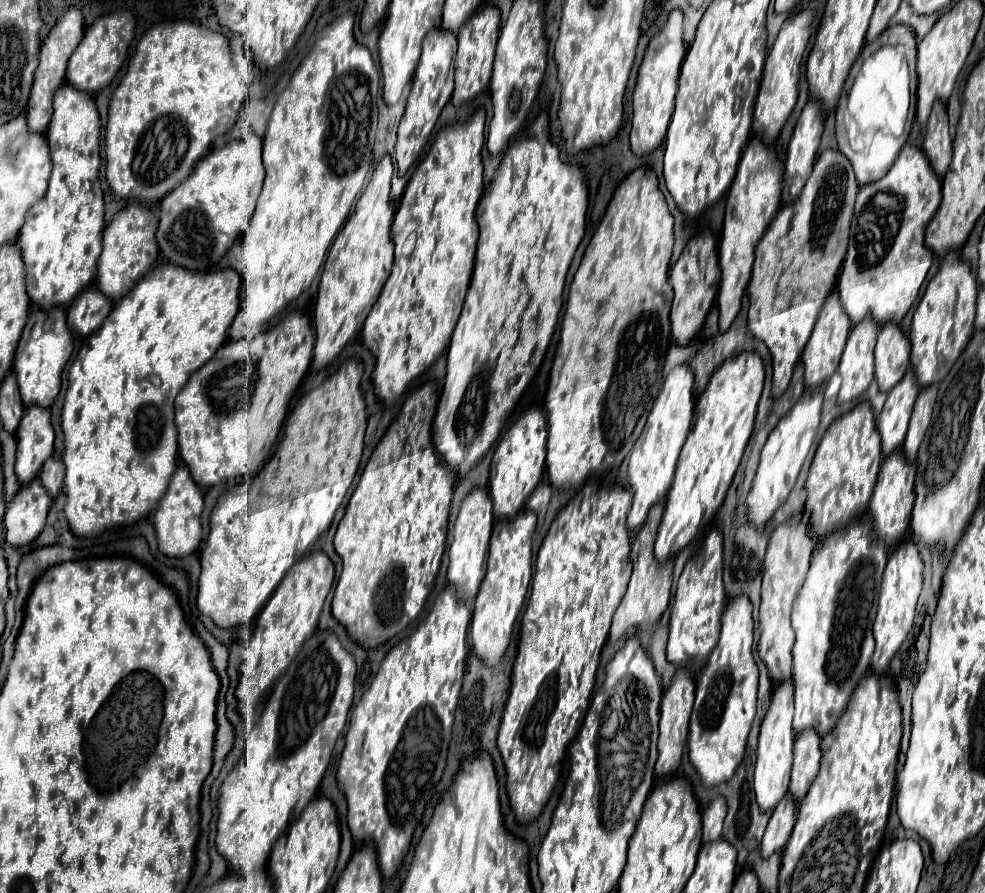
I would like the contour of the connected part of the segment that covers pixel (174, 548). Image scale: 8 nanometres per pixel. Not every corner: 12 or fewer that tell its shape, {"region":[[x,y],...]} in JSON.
{"region":[[178,464],[154,512],[162,554],[198,548],[202,500]]}

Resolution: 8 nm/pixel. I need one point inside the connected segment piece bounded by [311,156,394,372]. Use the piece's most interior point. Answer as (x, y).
(358, 264)

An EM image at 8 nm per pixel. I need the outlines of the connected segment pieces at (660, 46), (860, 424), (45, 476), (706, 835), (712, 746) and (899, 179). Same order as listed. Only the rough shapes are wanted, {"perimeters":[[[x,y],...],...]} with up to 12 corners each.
{"perimeters":[[[682,10],[650,40],[632,94],[632,152],[666,138],[686,54]],[[870,402],[830,424],[806,480],[818,536],[868,506],[882,452]],[[52,454],[40,472],[44,488],[56,498],[64,464]],[[718,796],[702,812],[702,842],[720,838],[726,800]],[[736,596],[696,678],[688,754],[708,788],[756,714],[752,604]],[[902,148],[860,188],[838,296],[852,324],[900,322],[932,264],[942,190]]]}

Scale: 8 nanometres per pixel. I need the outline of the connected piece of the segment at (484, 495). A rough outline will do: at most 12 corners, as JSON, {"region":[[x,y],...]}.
{"region":[[474,488],[460,504],[448,582],[476,598],[492,532],[492,500]]}

